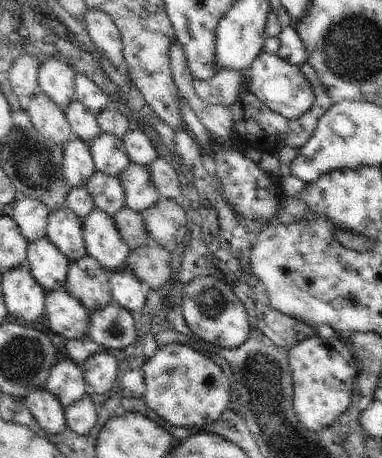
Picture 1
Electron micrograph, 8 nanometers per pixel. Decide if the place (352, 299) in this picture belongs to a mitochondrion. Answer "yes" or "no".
yes

